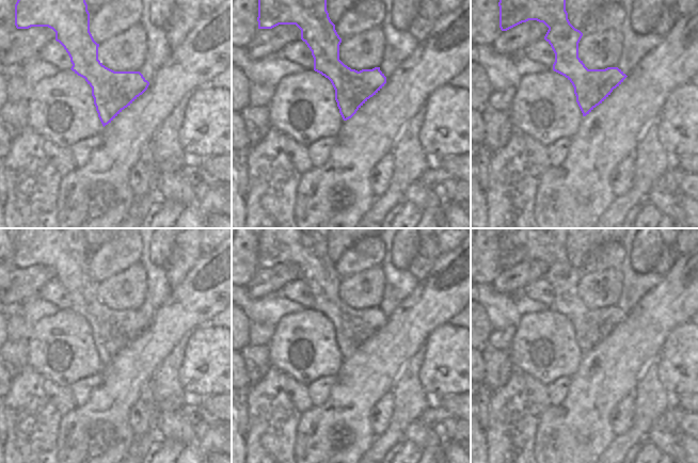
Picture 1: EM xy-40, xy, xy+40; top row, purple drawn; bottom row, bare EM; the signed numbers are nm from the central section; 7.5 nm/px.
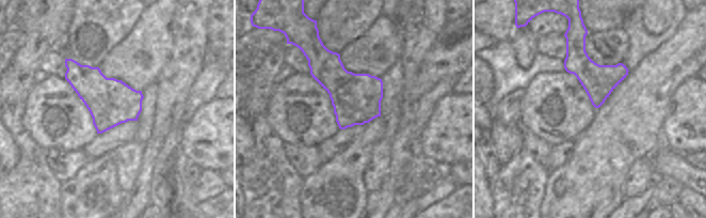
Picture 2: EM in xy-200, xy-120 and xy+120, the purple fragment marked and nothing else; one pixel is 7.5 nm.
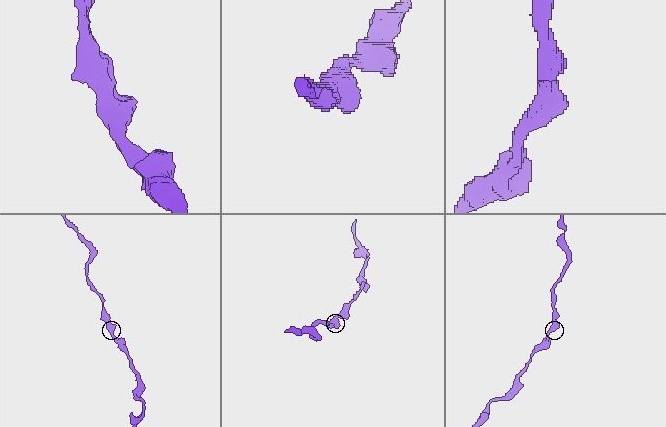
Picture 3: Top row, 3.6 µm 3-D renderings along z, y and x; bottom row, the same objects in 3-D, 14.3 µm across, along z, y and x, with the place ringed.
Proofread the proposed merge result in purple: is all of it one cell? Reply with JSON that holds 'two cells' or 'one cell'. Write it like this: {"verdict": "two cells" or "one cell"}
{"verdict": "one cell"}

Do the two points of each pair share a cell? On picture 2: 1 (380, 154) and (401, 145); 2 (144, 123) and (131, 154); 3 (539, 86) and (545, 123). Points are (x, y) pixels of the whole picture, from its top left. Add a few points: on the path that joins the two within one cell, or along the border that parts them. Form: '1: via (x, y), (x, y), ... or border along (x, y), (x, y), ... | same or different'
1: border along (391, 140), (391, 159), (388, 173) | different
2: border along (135, 139), (143, 144) | different
3: via (542, 95), (545, 113) | same

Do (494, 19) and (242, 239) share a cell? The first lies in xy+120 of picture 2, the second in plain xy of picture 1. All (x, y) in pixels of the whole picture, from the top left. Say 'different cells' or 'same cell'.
same cell

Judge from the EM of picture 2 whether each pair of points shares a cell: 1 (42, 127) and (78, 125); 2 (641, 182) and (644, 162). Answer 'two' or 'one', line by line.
1: one
2: one

